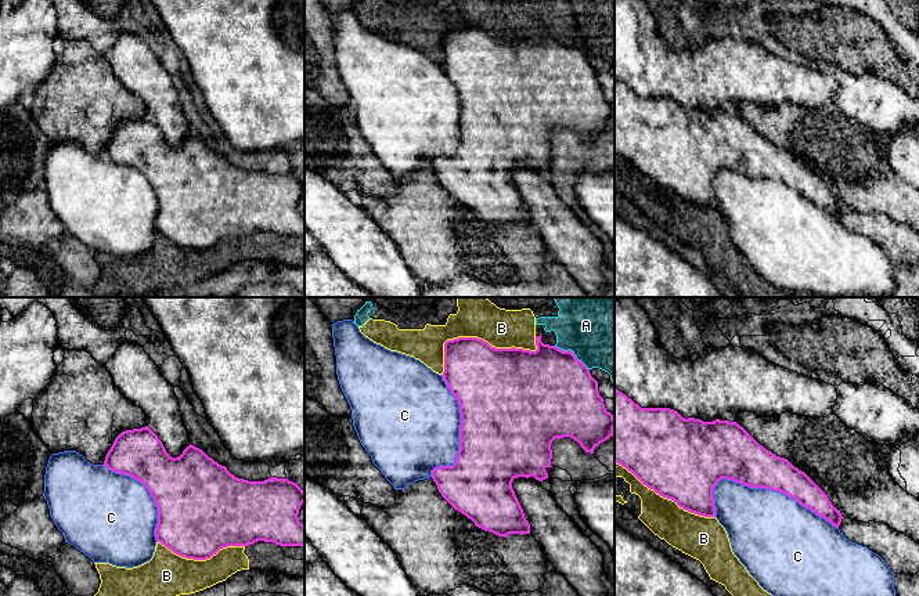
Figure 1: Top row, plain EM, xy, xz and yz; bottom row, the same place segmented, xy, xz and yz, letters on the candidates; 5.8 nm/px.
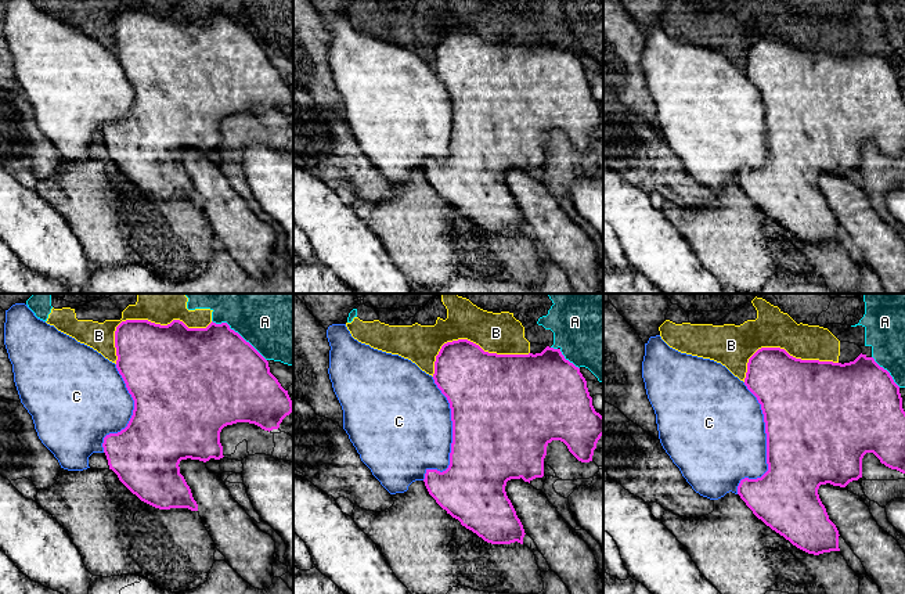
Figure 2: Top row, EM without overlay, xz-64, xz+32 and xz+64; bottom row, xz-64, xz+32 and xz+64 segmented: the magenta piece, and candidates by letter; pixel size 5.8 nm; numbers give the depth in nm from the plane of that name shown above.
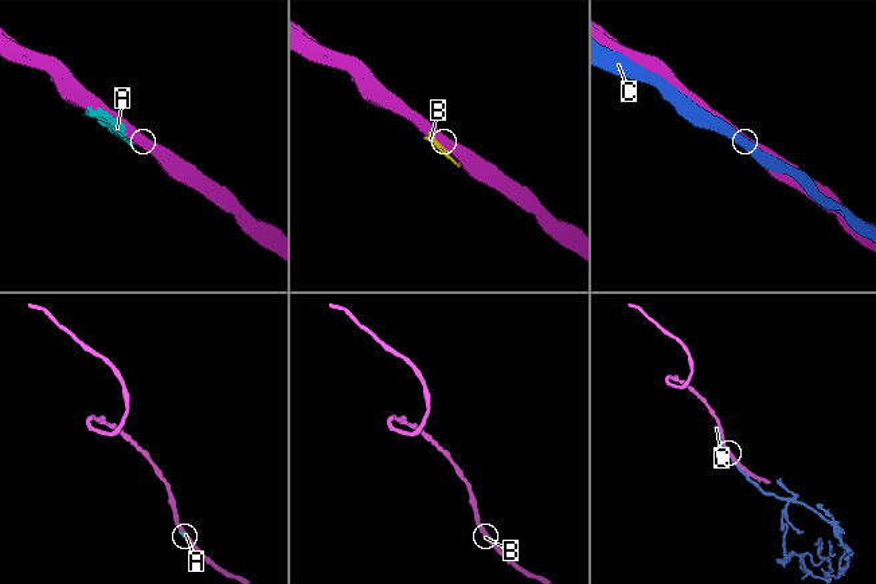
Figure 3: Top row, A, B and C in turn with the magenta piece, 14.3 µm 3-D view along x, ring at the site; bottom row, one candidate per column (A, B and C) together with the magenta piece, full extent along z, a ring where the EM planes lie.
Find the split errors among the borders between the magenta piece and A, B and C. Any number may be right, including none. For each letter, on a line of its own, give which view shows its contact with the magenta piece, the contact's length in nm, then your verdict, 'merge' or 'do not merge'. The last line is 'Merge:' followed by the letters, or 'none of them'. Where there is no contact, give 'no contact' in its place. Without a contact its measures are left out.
A: contact in xz; length 240 nm; do not merge
B: contact in xz; length 600 nm; do not merge
C: contact in yz; length 750 nm; do not merge
Merge: none of them

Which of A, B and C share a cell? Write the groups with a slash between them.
A B / C

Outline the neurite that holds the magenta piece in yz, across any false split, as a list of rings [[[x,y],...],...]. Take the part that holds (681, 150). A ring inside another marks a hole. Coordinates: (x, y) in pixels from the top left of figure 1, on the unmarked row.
[[[617,79],[615,152],[660,187],[704,207],[716,207],[713,180],[721,169],[727,169],[750,178],[779,181],[837,218],[843,209],[828,185],[804,162],[765,140],[736,112],[703,112],[695,108],[685,109],[670,98],[641,98]]]

